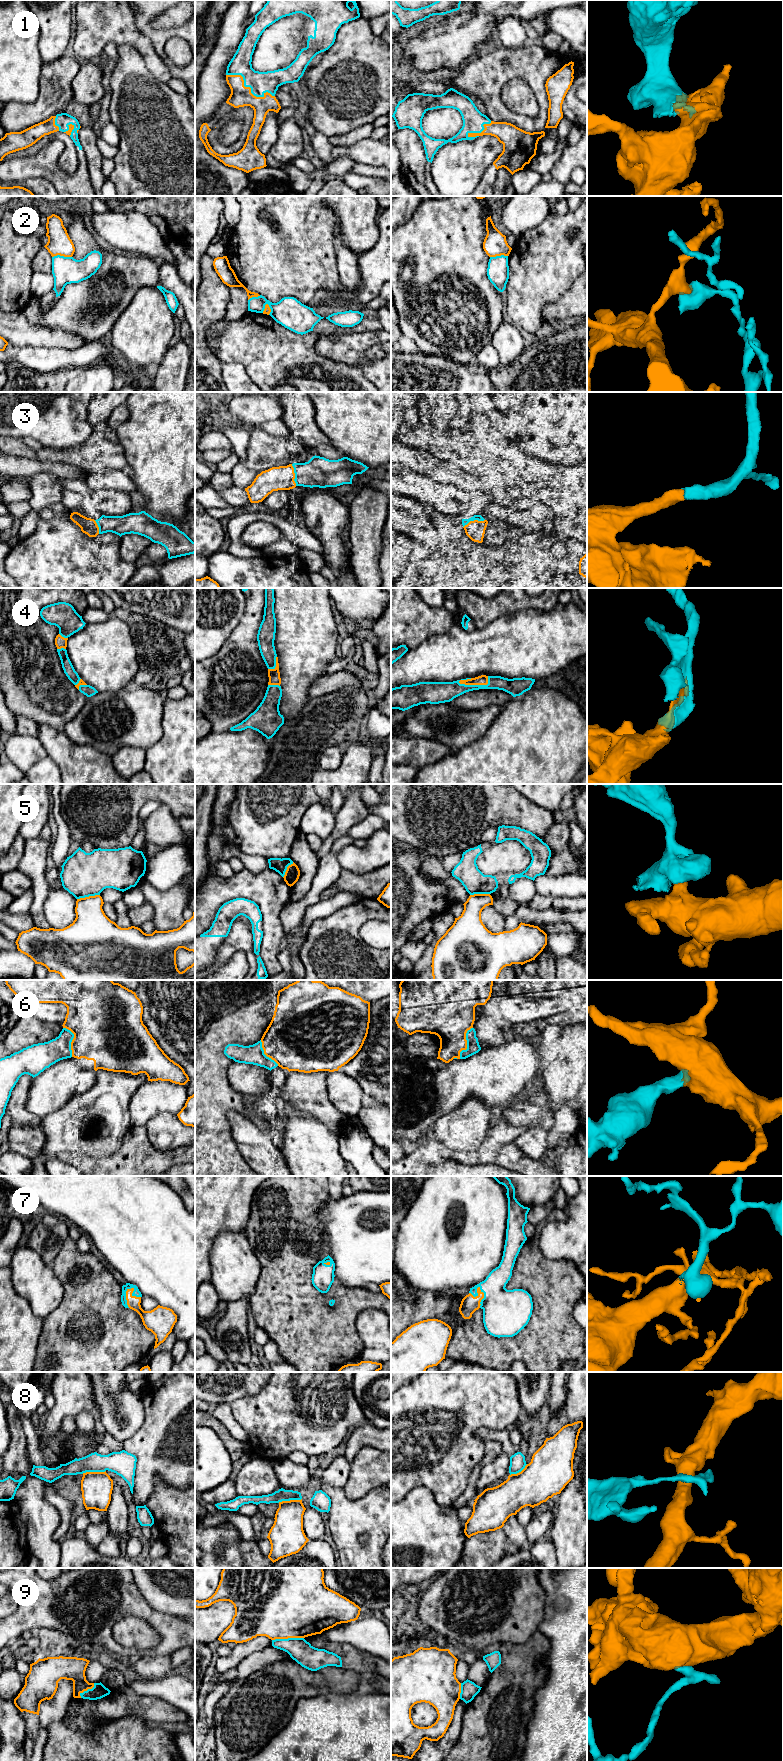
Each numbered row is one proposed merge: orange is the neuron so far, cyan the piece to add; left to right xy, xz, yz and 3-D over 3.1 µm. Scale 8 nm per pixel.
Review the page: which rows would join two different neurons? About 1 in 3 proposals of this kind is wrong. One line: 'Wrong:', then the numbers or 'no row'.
Wrong: 2, 5, 8, 9

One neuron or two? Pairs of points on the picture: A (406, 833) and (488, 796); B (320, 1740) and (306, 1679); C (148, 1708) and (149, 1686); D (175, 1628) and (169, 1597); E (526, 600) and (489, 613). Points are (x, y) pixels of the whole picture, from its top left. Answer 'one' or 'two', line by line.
A: one
B: two
C: two
D: two
E: one

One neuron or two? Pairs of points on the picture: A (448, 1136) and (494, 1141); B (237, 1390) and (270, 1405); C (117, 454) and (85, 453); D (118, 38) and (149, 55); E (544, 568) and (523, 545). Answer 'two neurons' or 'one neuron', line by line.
A: two neurons
B: two neurons
C: one neuron
D: one neuron
E: one neuron

